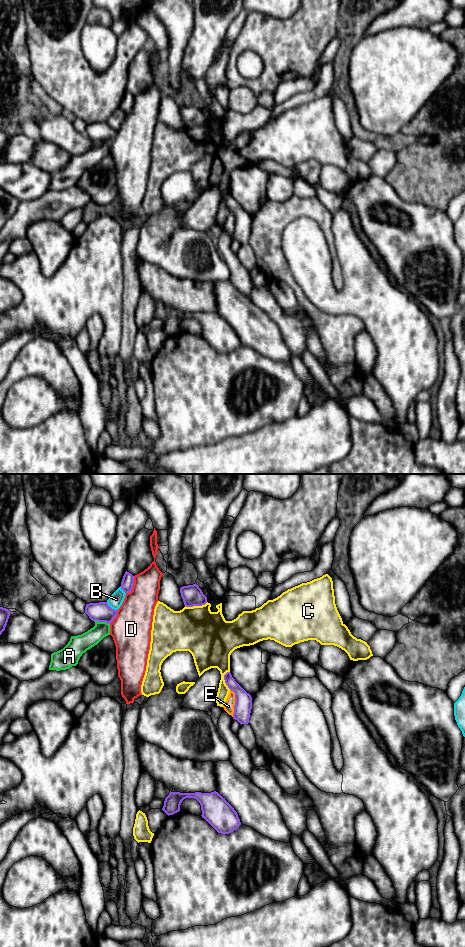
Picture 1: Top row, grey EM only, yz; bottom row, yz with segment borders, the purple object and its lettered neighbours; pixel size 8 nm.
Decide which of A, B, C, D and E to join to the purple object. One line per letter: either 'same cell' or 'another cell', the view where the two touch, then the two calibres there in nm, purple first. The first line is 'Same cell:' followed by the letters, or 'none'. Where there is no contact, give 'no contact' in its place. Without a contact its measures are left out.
Same cell: none
A: another cell; contact in yz; calibres 160 and 140 nm
B: another cell; contact in yz; calibres 160 and 110 nm
C: another cell; contact in yz; calibres 170 and 380 nm
D: another cell; contact in yz; calibres 100 and 280 nm
E: another cell; contact in yz; calibres 140 and 90 nm

